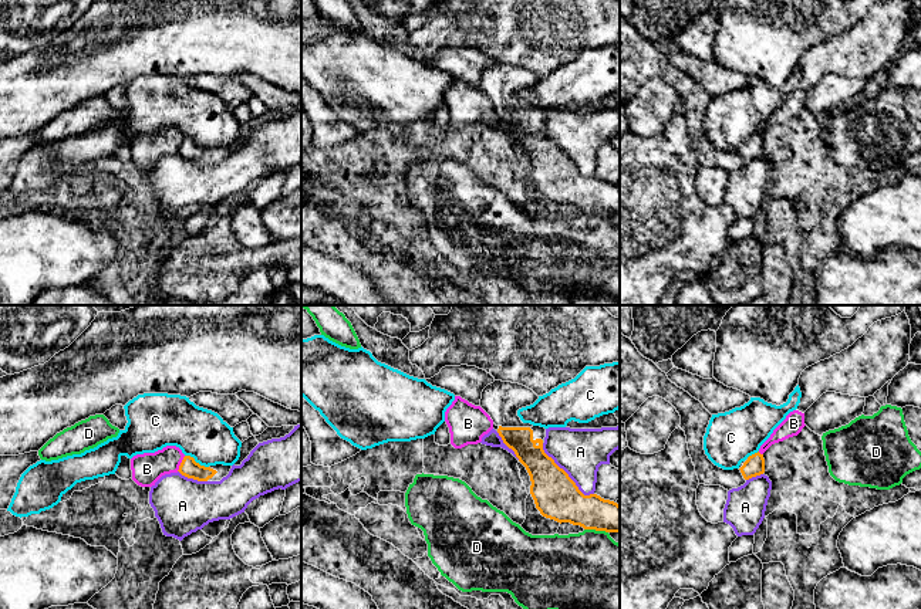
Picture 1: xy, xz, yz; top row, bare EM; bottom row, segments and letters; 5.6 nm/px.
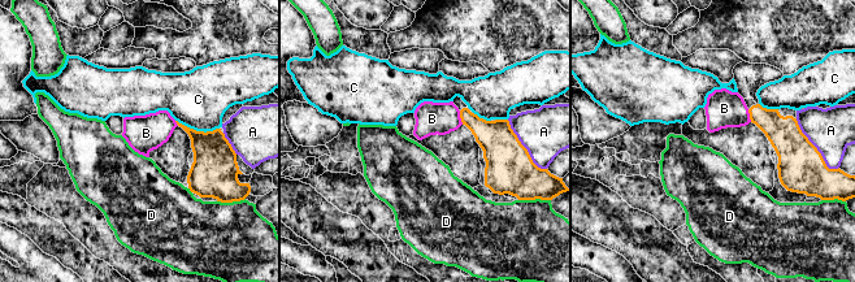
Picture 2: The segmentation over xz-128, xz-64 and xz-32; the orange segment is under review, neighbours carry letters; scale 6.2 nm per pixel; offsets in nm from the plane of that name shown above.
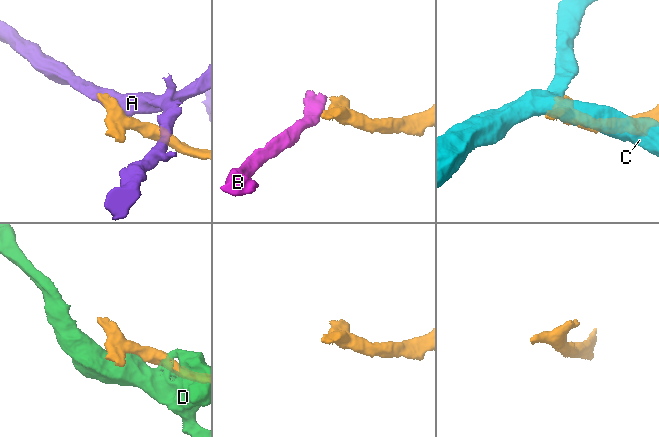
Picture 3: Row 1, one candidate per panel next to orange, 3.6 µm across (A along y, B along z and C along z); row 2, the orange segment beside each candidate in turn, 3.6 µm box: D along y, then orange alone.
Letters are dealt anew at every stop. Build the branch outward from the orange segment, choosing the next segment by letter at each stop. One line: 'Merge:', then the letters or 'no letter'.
Merge: no letter

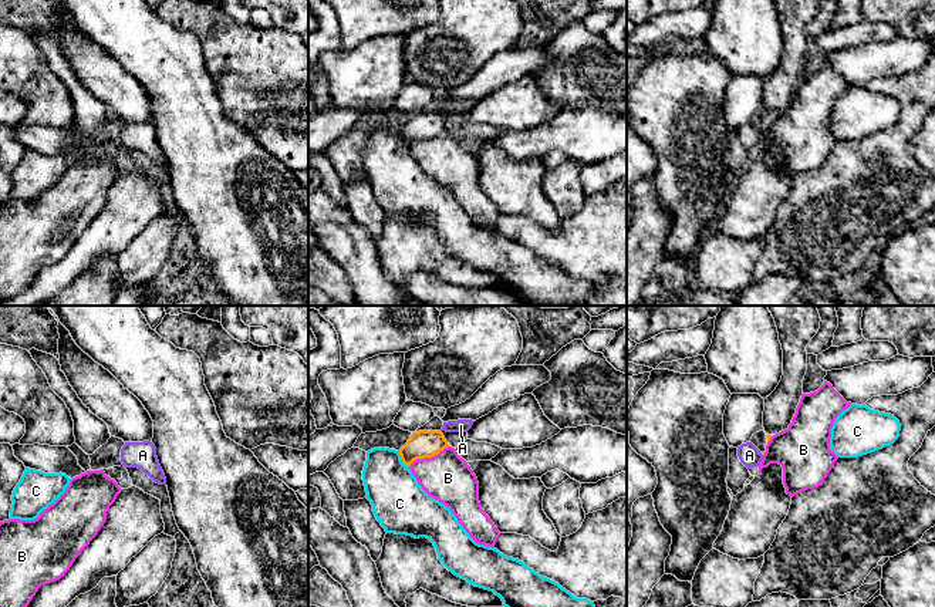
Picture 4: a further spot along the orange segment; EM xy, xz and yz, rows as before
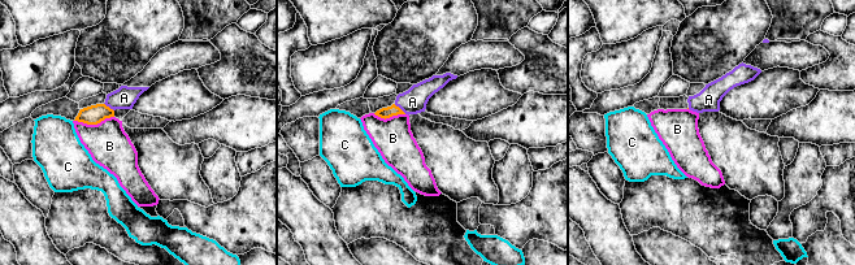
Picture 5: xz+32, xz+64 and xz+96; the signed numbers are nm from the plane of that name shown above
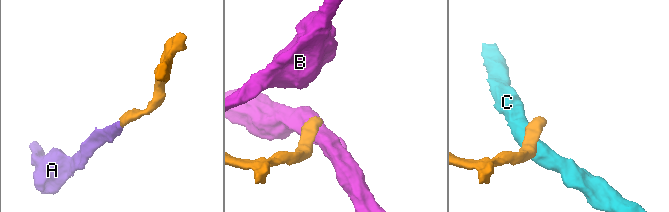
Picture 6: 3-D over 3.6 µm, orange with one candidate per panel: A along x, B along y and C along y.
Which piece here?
Merge: A

